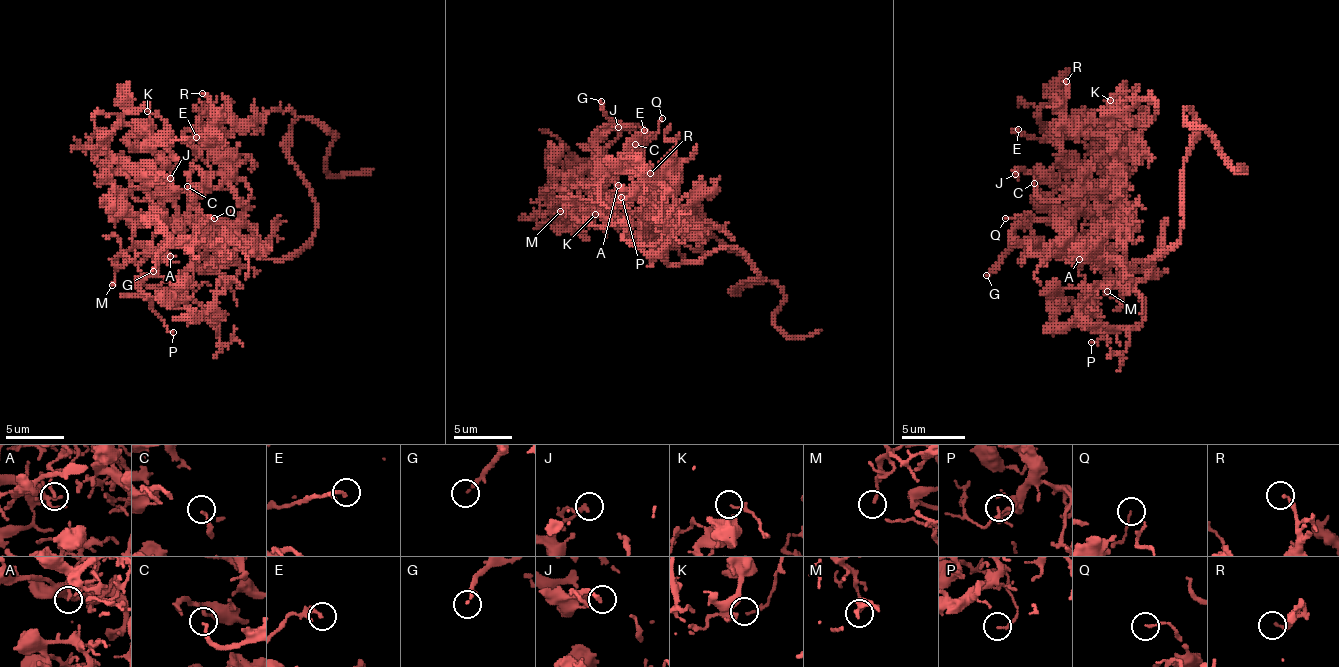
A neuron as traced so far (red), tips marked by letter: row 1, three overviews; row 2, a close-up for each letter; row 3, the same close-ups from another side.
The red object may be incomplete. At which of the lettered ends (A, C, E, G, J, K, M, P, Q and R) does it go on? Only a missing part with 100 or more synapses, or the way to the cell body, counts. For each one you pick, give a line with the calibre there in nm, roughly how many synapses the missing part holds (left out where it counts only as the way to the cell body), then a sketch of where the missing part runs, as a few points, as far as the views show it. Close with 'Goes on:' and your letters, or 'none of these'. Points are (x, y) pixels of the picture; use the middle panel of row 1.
Goes on: none of these

